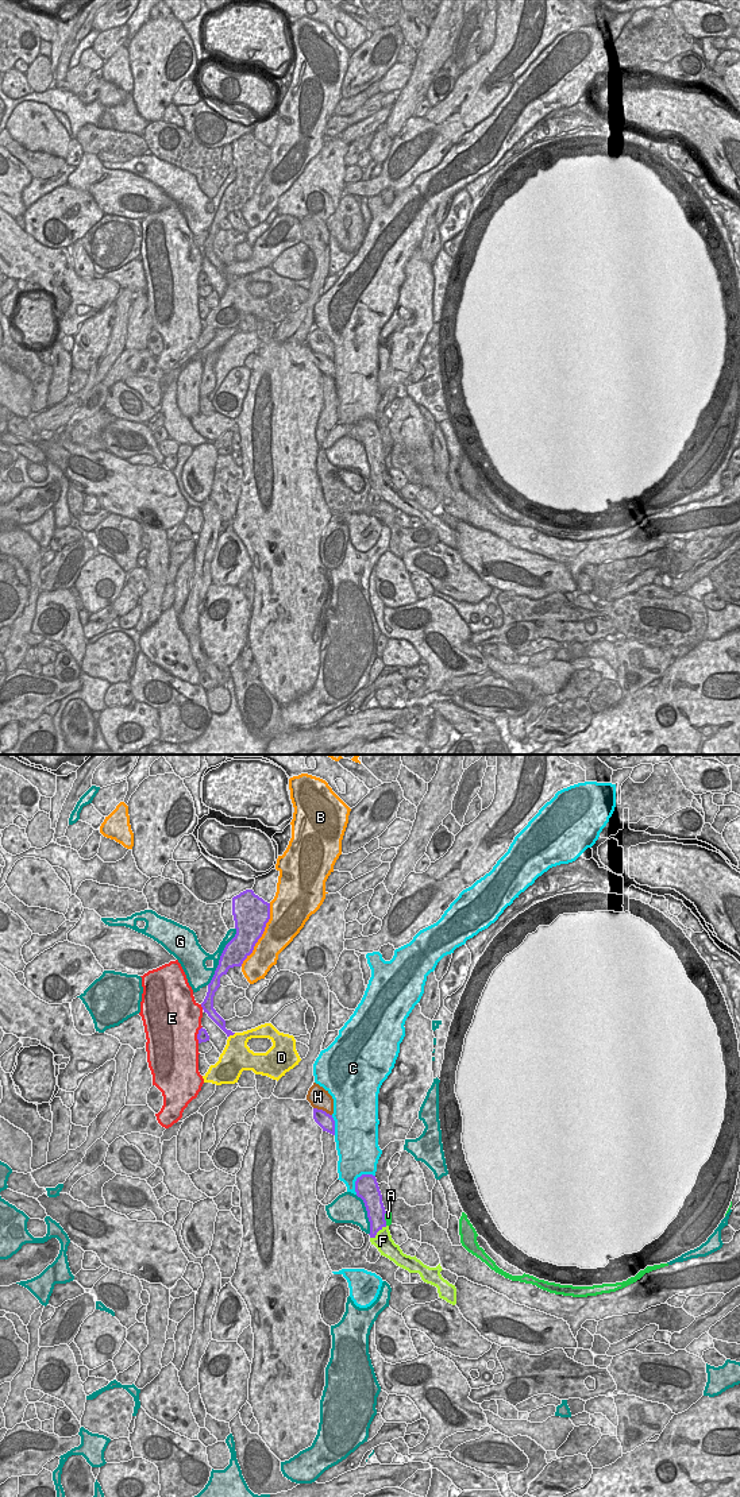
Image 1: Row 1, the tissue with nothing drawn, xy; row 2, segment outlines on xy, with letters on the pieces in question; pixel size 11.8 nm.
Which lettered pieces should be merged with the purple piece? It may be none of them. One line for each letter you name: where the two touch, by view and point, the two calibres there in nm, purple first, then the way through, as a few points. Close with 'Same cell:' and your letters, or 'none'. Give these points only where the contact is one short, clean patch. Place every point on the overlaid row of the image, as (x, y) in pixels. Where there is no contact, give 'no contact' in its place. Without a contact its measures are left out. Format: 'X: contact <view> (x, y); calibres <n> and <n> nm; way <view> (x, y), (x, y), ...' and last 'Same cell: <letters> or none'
F: contact xy (378, 1230); calibres 220 and 220 nm; way xy (376, 1211), (378, 1230), (382, 1241)
Same cell: F

